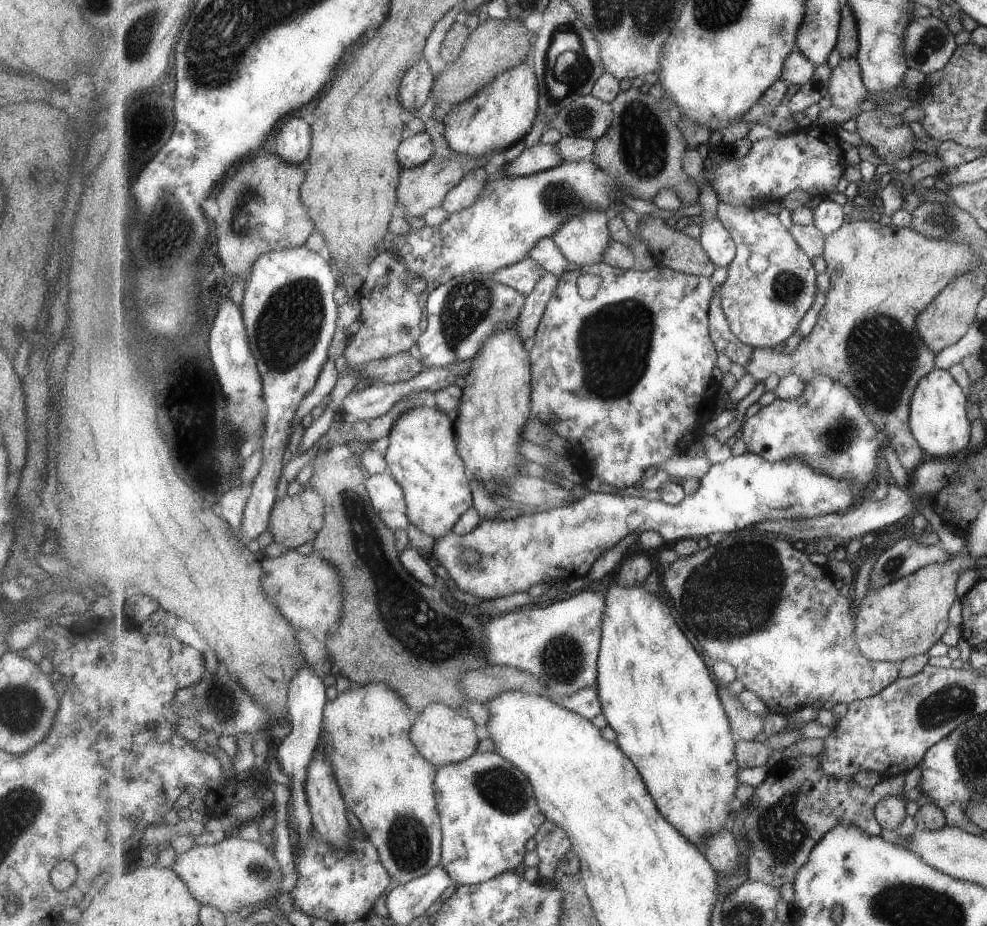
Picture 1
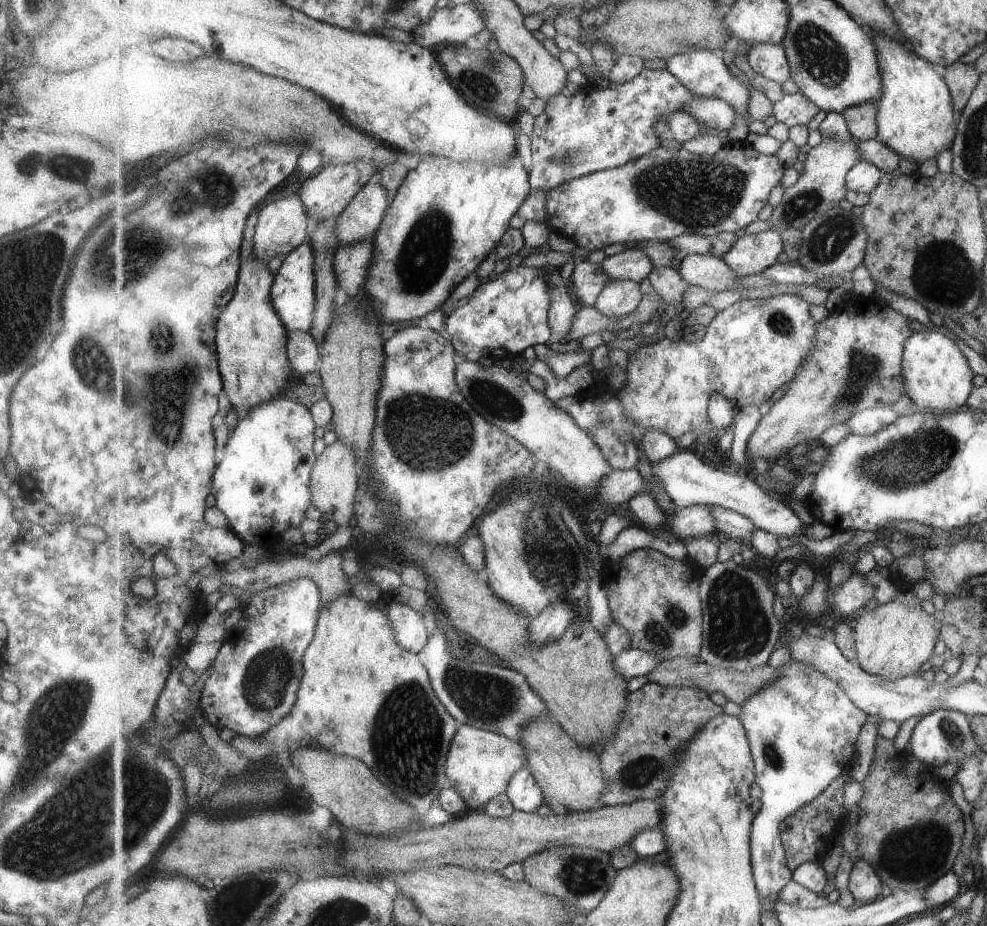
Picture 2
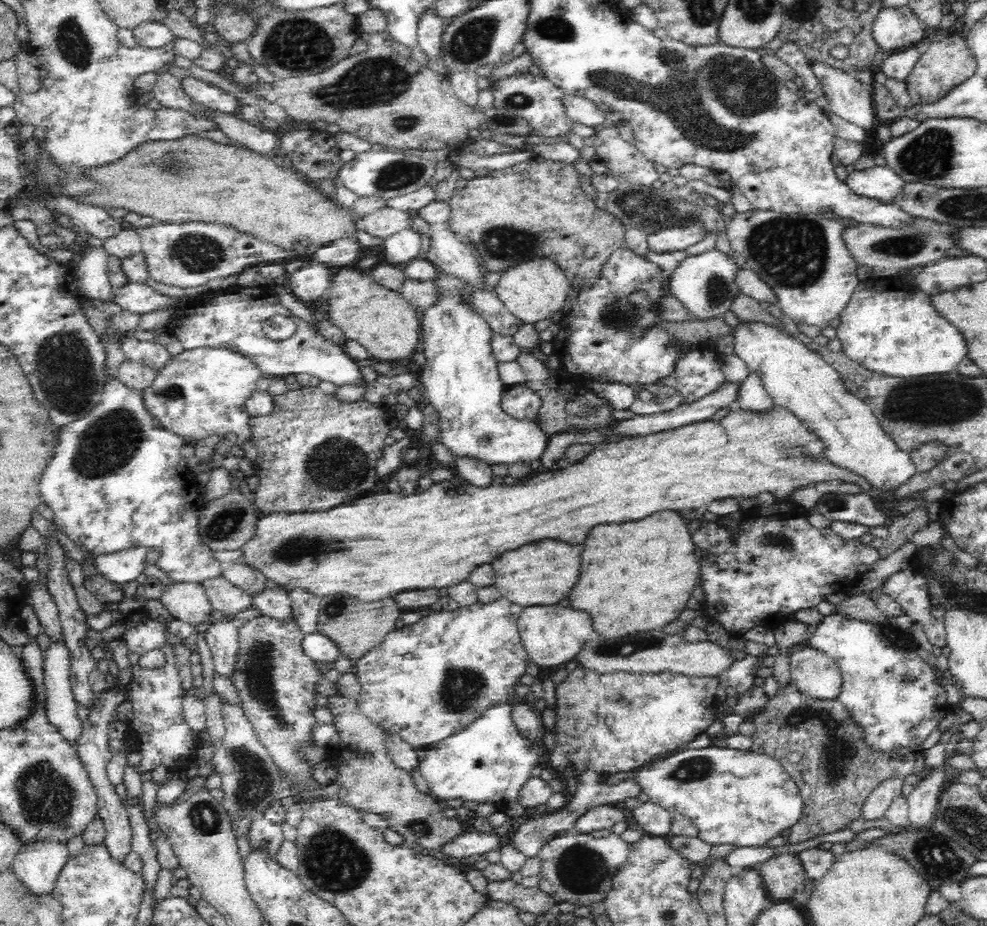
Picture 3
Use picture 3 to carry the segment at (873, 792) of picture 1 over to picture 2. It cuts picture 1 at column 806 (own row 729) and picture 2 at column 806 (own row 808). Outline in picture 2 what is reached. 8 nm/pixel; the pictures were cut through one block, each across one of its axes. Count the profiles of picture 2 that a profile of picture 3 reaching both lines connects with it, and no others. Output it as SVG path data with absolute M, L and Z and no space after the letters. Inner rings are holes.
M849 772L835 779L829 787L815 800L803 805L797 812L788 816L780 826L782 843L786 848L789 868L794 871L802 864L823 862L830 850L836 845L839 837L843 837L844 826L844 786L853 779Z

